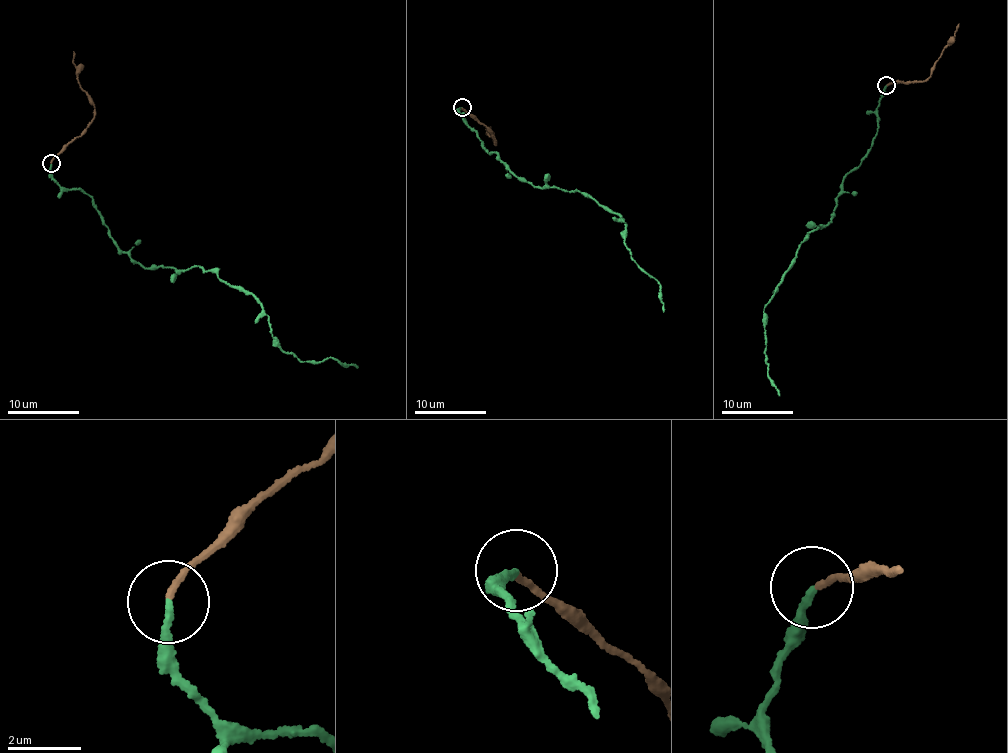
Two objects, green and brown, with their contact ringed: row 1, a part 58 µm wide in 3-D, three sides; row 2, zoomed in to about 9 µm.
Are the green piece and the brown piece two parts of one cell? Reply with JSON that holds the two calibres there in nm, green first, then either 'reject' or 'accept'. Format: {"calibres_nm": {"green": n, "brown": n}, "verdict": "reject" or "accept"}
{"calibres_nm": {"green": 180, "brown": 160}, "verdict": "reject"}

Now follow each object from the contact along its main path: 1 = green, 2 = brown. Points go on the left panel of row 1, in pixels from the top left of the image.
1: (51, 163), (144, 267), (216, 272), (251, 294), (276, 346), (358, 368)
2: (52, 162), (64, 147), (82, 134), (95, 113), (77, 77), (74, 51)

